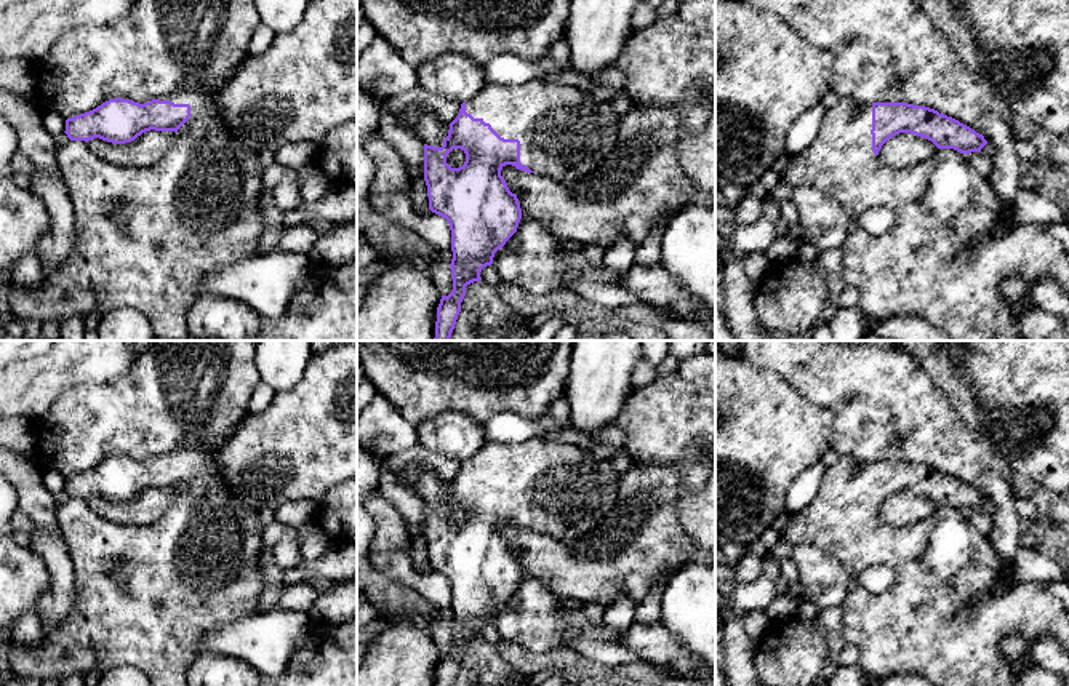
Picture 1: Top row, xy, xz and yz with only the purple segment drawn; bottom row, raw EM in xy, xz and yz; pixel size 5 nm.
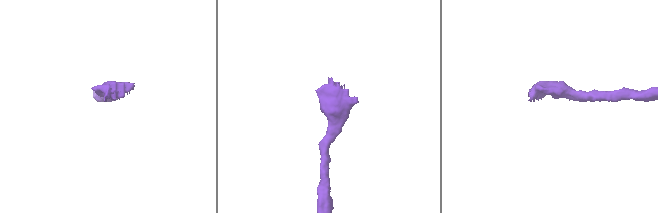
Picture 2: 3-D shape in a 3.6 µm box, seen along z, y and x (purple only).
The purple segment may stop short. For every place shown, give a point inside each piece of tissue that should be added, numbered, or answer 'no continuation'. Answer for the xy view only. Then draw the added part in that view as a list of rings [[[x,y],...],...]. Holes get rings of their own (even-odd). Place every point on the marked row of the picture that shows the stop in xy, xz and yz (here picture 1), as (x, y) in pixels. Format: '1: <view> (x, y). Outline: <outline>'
1: xy (146, 237). Outline: [[[226,82],[210,90],[197,85],[160,98],[160,101],[189,104],[190,117],[178,130],[168,152],[146,168],[110,165],[96,157],[85,141],[69,139],[58,147],[58,166],[74,205],[74,254],[62,267],[45,273],[40,285],[13,286],[8,297],[13,317],[40,323],[53,320],[61,325],[70,317],[86,318],[91,312],[99,312],[102,317],[114,309],[131,307],[149,320],[157,339],[184,341],[189,337],[186,318],[190,305],[202,294],[200,283],[230,264],[256,256],[266,222],[261,213],[264,166],[221,118],[216,96],[224,85]]]

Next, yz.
1: yz (941, 263). Outline: [[[840,98],[834,109],[826,110],[816,139],[789,160],[781,176],[794,189],[808,185],[834,198],[853,221],[842,245],[842,280],[858,289],[858,307],[875,321],[919,317],[944,331],[951,341],[1024,341],[1016,325],[1018,312],[1002,299],[1000,285],[1007,277],[1019,275],[1032,294],[1032,283],[1039,277],[1051,277],[1069,296],[1069,253],[1064,245],[1043,224],[1018,222],[1011,208],[999,200],[987,177],[975,170],[967,154],[938,149],[925,162],[895,170],[883,165],[872,152],[871,130],[872,104]],[[875,206],[887,206],[895,214],[895,225],[882,235],[872,235],[856,224],[866,211]],[[1005,216],[1010,217],[1010,230],[1005,235],[995,235],[994,225]]]

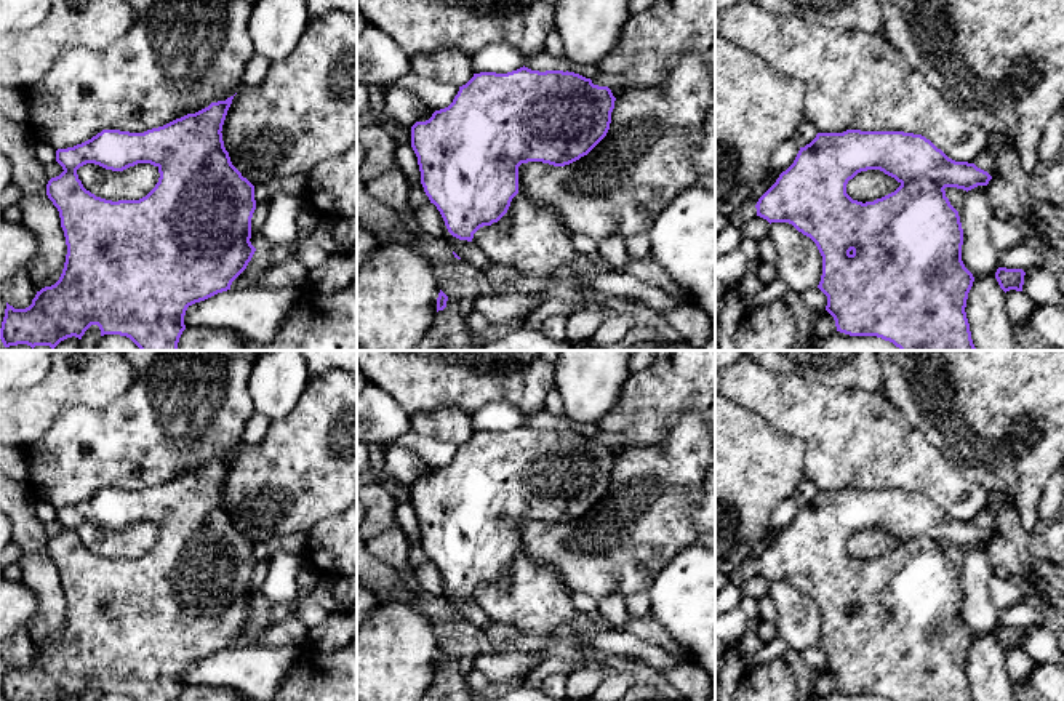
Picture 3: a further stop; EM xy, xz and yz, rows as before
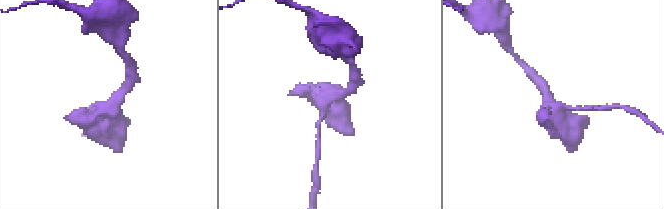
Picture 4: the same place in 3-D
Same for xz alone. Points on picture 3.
no continuation

